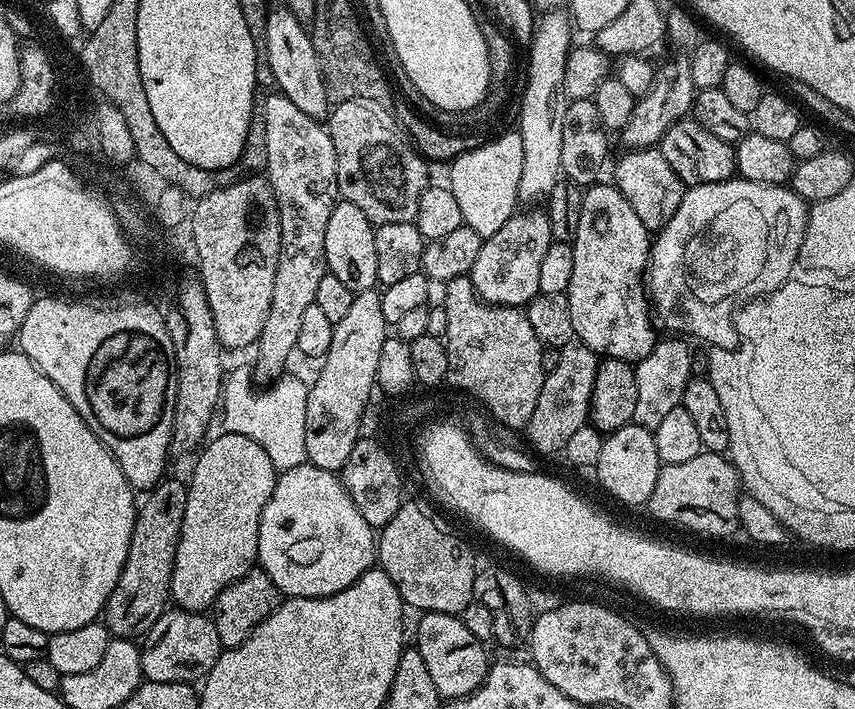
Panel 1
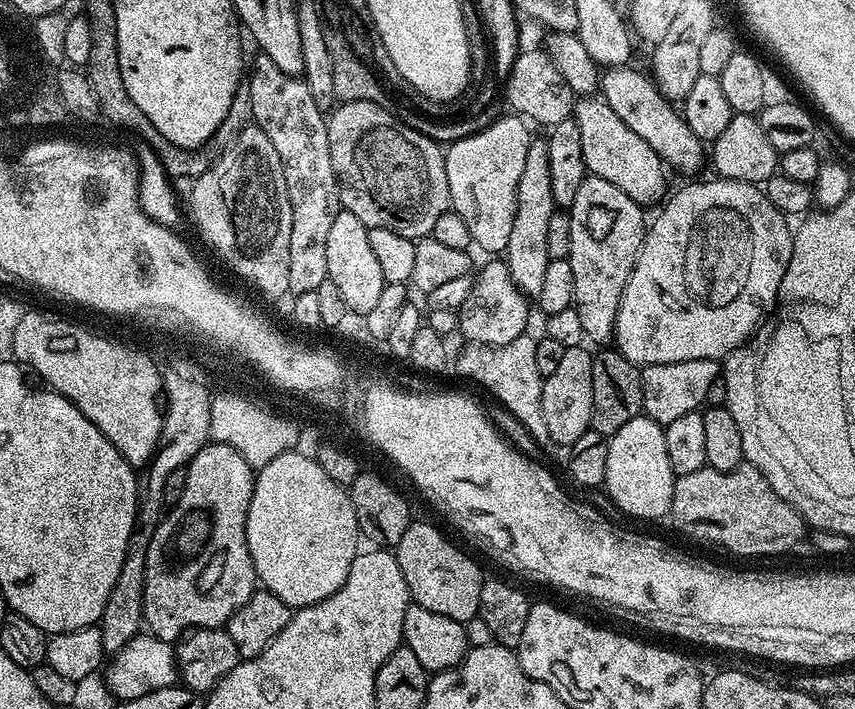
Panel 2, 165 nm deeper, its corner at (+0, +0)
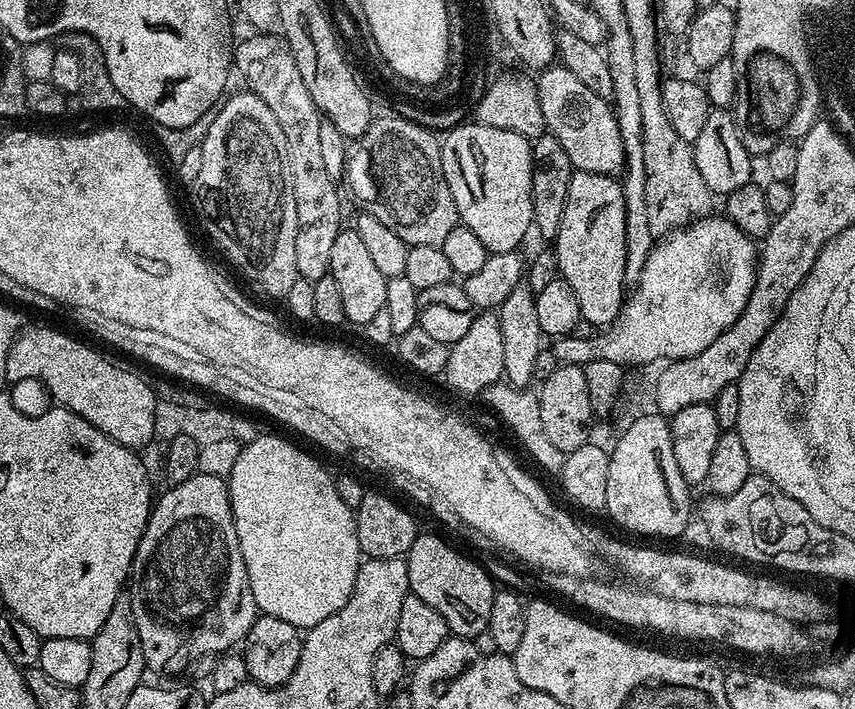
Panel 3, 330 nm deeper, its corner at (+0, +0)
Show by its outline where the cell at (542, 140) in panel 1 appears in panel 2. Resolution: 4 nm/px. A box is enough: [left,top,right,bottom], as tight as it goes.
[504,139,556,297]

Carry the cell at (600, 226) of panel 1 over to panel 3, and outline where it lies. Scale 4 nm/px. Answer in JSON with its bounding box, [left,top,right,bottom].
[554,171,626,326]

